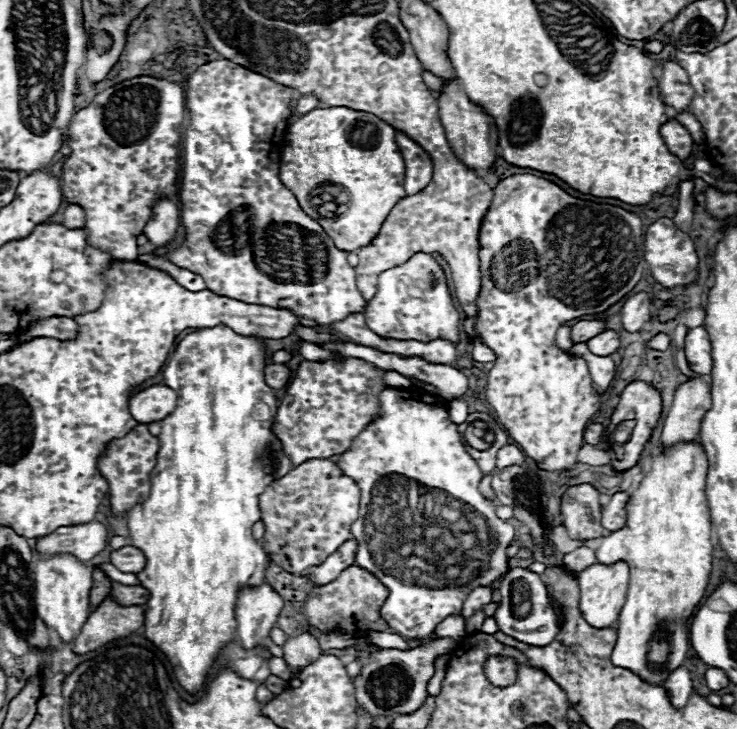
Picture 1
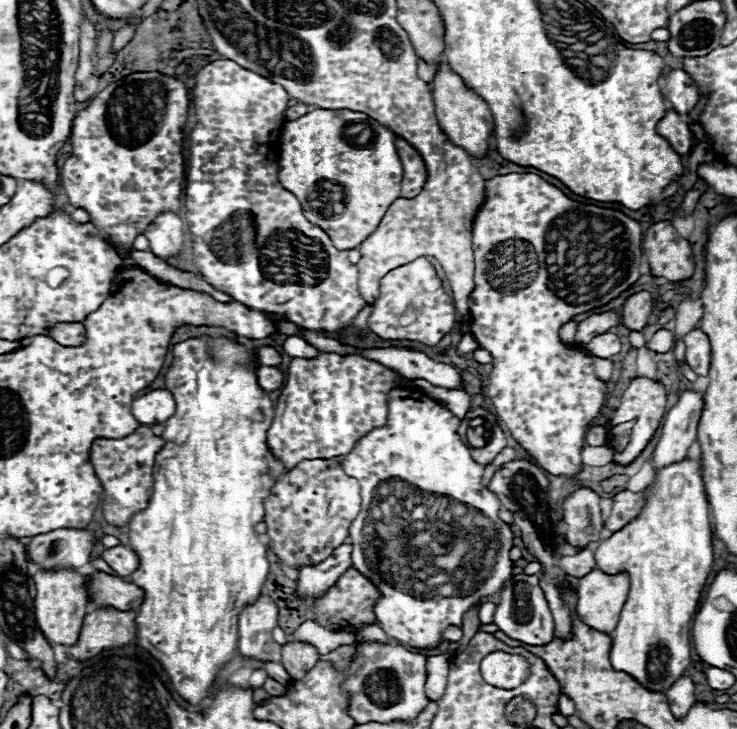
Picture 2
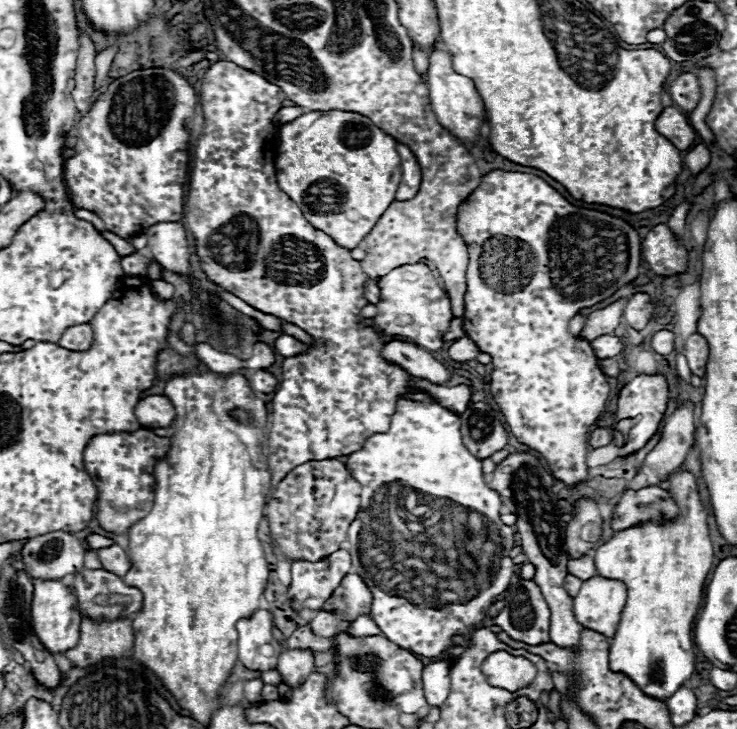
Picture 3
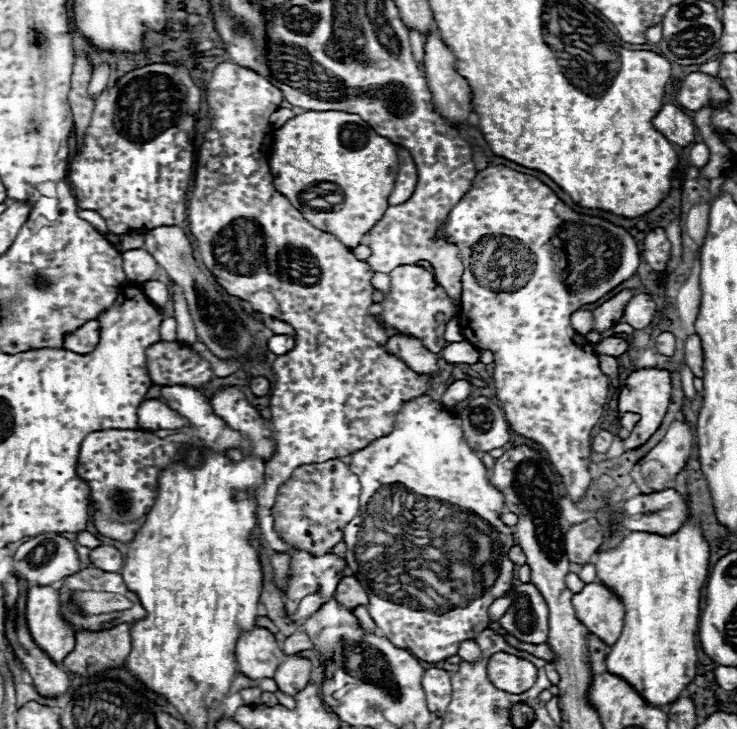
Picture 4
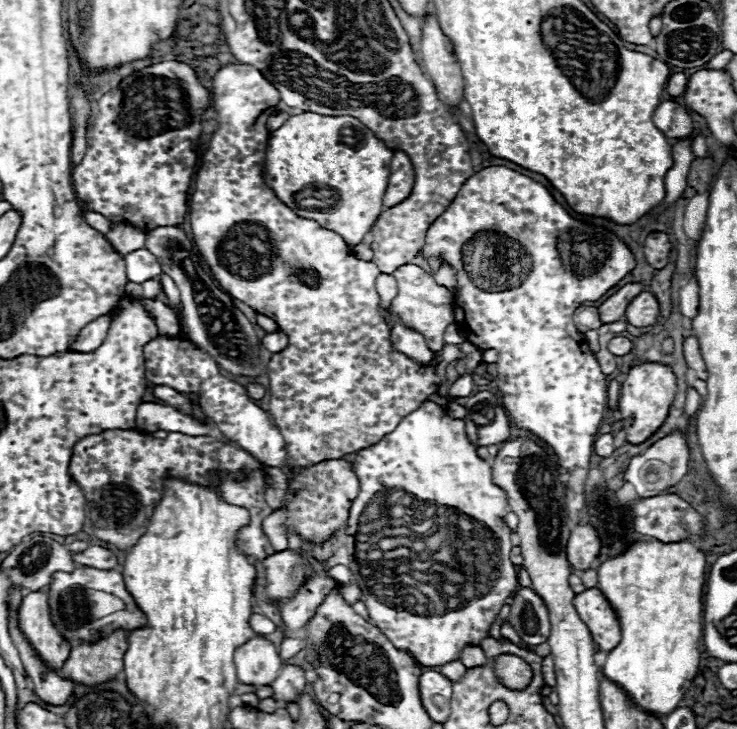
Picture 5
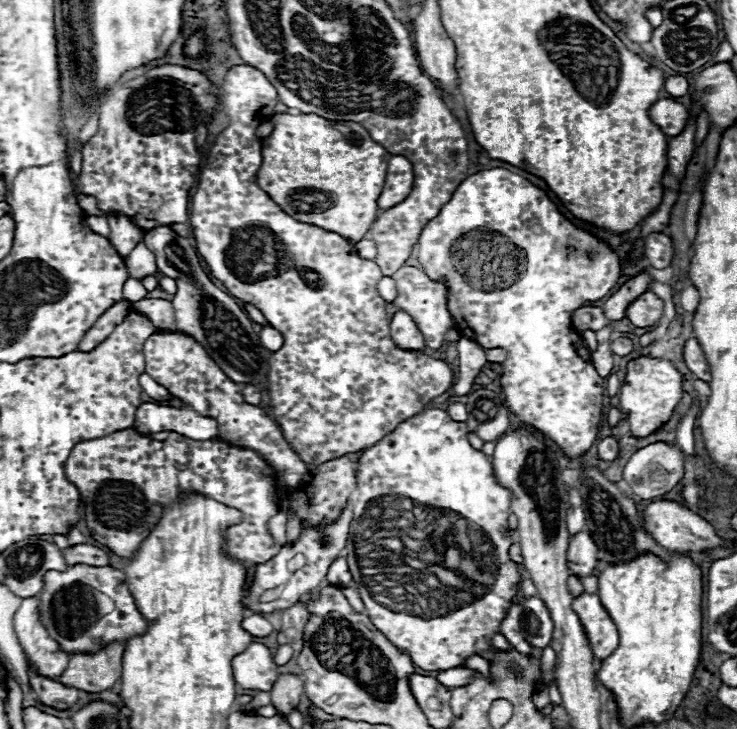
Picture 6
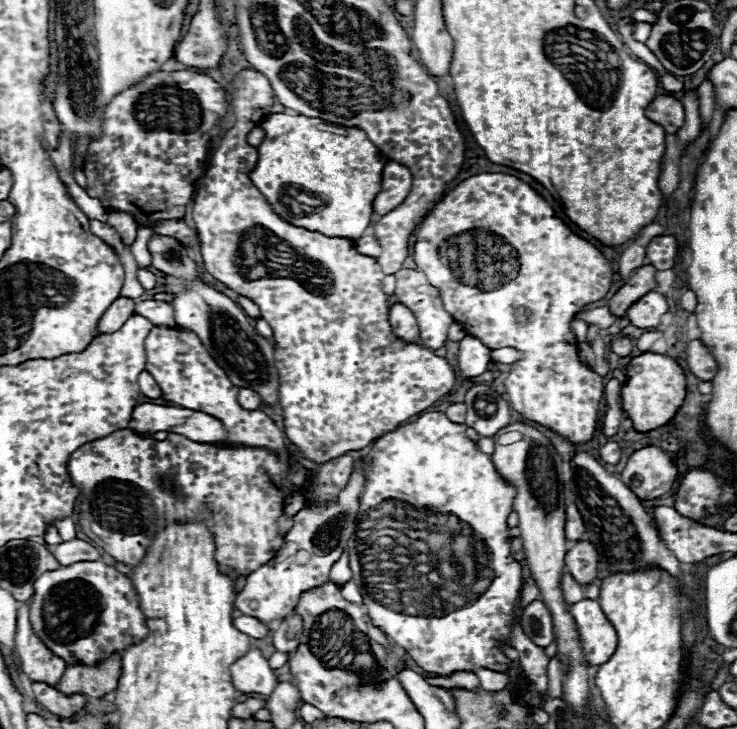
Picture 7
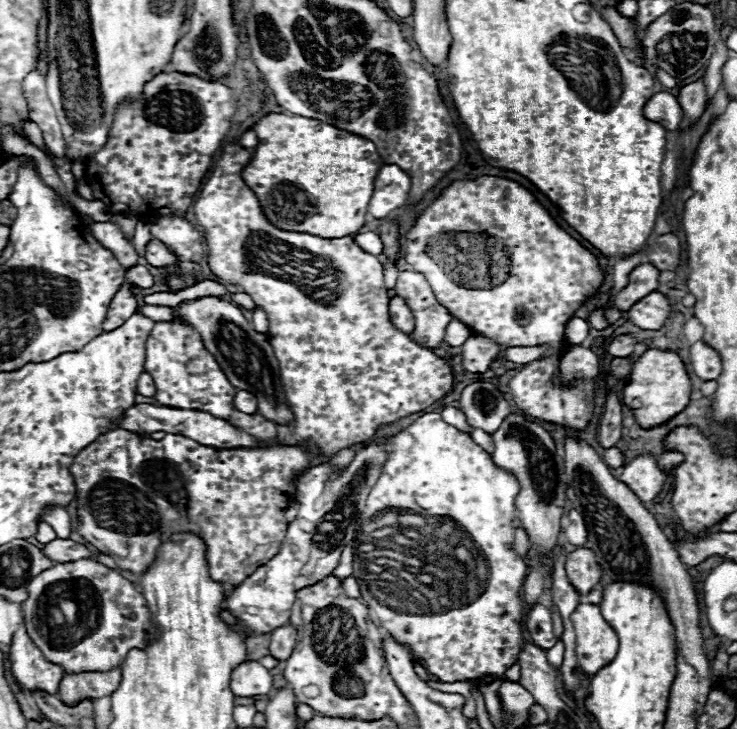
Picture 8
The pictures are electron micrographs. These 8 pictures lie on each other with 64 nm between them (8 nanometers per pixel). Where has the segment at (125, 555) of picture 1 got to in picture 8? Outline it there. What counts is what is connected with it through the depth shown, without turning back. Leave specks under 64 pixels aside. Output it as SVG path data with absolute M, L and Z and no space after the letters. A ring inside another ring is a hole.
M56 538L48 544L44 544L44 554L52 556L52 560L56 560L56 562L74 562L74 560L92 556L92 552L86 546L76 544L72 540L64 540L64 538Z

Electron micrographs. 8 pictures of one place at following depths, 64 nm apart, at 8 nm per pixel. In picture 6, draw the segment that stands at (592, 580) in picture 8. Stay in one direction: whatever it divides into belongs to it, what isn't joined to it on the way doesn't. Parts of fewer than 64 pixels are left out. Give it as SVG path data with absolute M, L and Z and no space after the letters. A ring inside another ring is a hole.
M580 532L570 538L566 562L568 562L570 574L574 574L574 576L586 578L586 576L594 574L596 562L598 562L598 546L594 544L594 540L590 538L588 532Z

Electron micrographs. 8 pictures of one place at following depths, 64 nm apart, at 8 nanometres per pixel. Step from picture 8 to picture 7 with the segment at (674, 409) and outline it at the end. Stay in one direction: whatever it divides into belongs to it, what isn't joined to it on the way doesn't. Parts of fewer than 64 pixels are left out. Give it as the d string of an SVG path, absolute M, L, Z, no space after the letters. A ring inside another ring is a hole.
M644 352L626 368L626 384L622 388L622 406L638 432L650 432L668 424L686 400L686 374L682 366L664 354Z

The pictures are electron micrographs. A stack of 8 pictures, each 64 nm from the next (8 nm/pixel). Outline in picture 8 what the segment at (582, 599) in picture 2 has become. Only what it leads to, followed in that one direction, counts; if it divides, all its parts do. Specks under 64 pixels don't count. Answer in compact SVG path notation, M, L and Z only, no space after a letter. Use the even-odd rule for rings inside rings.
M578 604L572 612L576 632L576 660L580 672L594 676L600 668L608 666L618 652L618 636L602 618L600 606Z

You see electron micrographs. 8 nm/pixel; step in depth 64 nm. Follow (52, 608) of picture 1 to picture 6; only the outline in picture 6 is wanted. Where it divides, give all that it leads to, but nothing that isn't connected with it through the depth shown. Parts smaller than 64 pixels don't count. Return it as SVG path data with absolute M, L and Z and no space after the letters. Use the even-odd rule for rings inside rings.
M38 596L22 600L14 624L16 638L24 650L28 666L38 676L52 676L52 680L58 680L58 676L68 666L68 654L58 648L58 644L38 622Z

